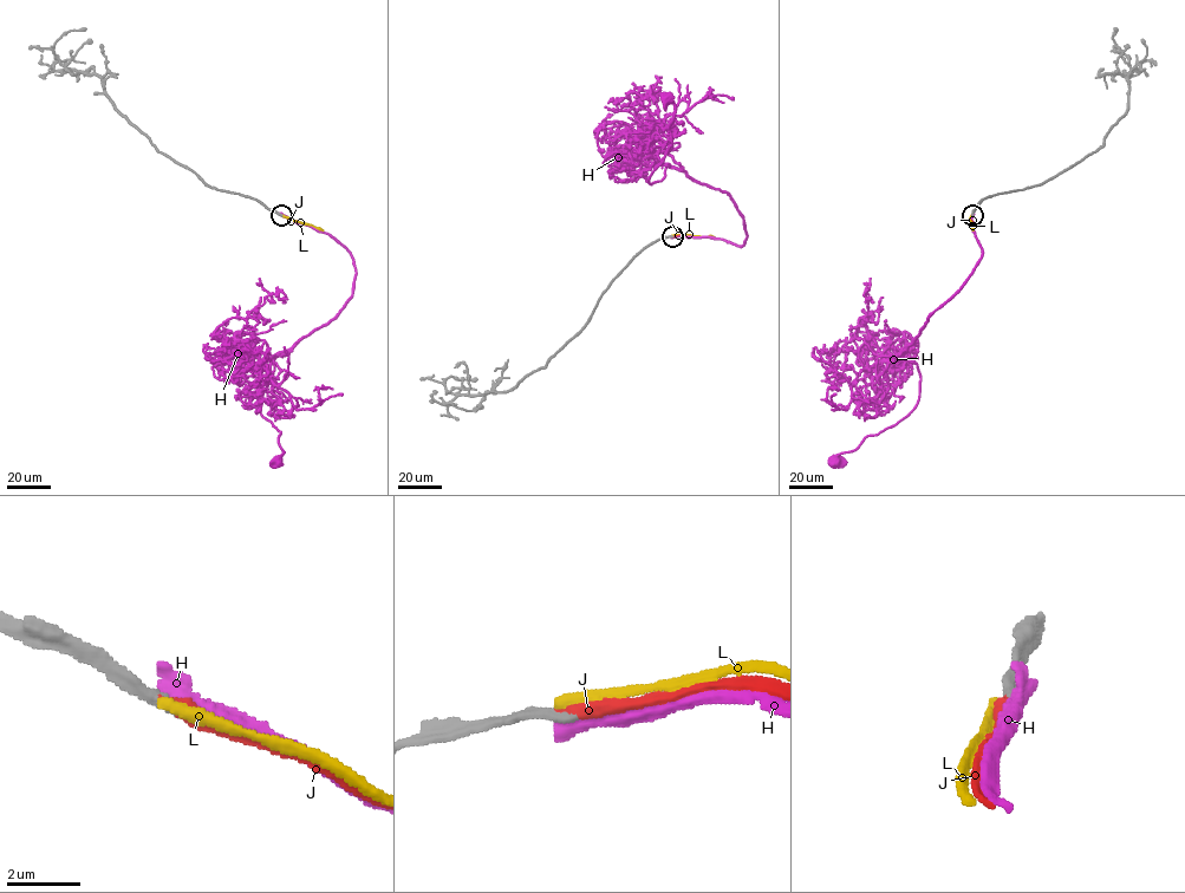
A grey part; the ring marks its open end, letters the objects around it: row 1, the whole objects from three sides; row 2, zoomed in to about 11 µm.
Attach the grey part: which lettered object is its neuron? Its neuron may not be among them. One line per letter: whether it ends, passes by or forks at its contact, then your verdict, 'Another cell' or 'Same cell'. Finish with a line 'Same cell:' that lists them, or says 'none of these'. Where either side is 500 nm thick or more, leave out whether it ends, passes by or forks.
H: Another cell
J: It ends there. Same cell
L: It ends there. Another cell
Same cell: J

